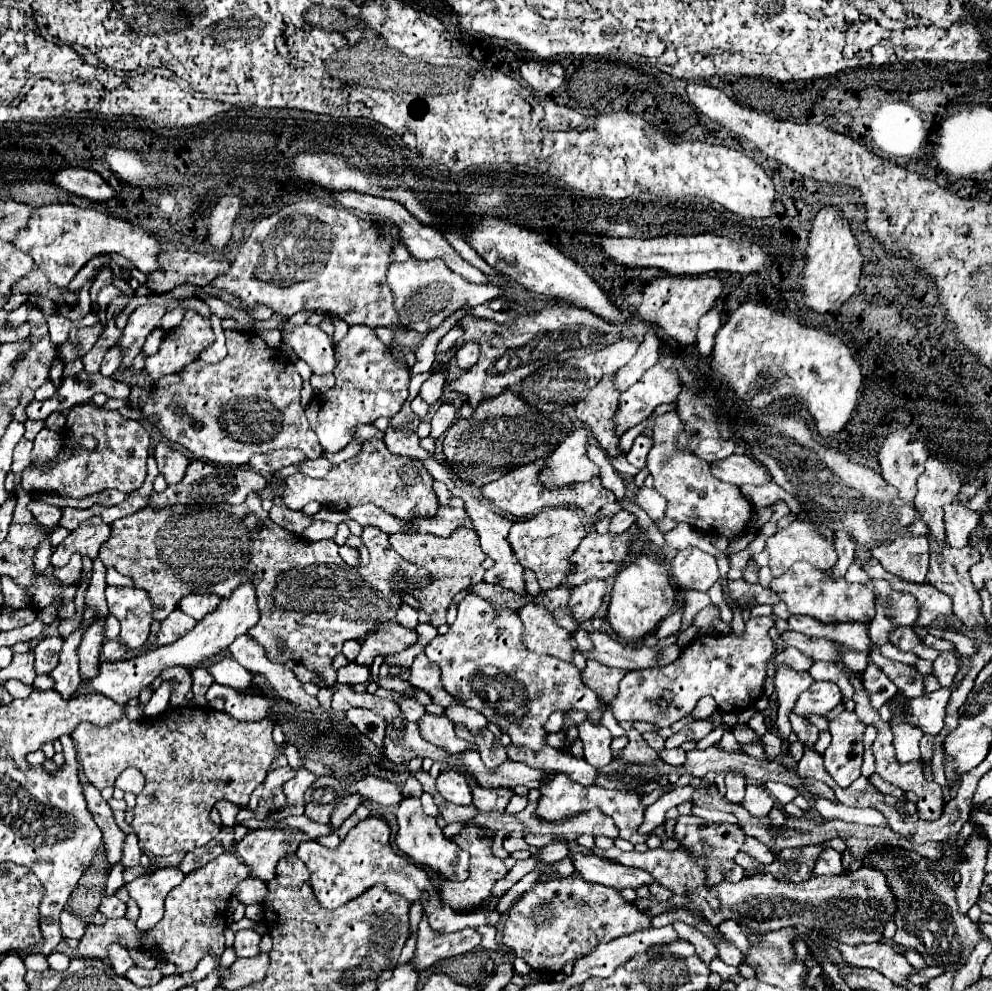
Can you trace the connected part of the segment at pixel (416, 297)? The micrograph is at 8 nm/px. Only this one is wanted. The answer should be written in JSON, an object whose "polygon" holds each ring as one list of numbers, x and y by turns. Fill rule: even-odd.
{"polygon":[[408,259,406,263,392,263,386,273,388,287,394,295,394,309,398,313,400,323,406,329,414,331,430,331,442,325,446,317,456,313,464,307,476,307,486,301,492,301,494,297,500,297,500,287,494,283,488,285,476,285,464,281,460,275,452,273,440,259,434,261,418,261]]}

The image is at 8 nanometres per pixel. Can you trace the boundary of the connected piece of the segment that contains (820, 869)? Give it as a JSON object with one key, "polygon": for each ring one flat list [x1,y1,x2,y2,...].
{"polygon":[[824,849,820,853,820,857,816,859,816,867,814,867,814,875,838,875,842,873,842,855,834,849]]}

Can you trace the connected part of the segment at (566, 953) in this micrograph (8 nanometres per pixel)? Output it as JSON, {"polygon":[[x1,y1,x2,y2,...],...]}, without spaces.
{"polygon":[[570,875,536,883,516,899,506,913,502,943,514,951,516,957,522,957,534,971,558,973,568,961,576,961,594,951,594,945,646,927,650,927,650,917,636,905,622,901,618,891]]}

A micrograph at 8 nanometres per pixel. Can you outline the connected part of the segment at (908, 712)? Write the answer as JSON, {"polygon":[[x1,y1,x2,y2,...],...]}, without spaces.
{"polygon":[[964,658,960,670,955,675,952,689,938,689,918,699,906,699,900,693,896,693,890,705,898,707,904,713,904,721,910,723,912,727,918,727,922,733,928,733,928,735,938,735,944,727,944,715,946,715,944,709,946,709,950,691,958,687,958,683,966,675,969,667,970,659]]}

